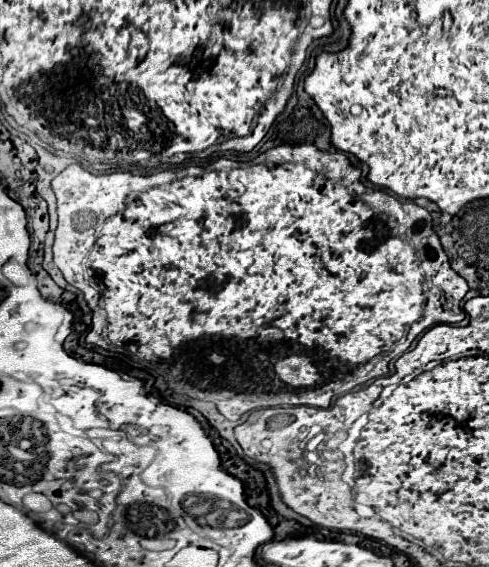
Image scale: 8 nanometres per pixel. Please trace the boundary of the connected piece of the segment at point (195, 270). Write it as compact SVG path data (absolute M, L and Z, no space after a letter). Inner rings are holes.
M279 145L279 147L269 149L257 161L251 161L251 163L217 159L209 167L187 167L183 171L159 171L155 175L133 175L133 173L93 175L87 169L83 169L81 165L69 165L51 181L51 189L57 195L57 213L59 213L59 227L55 231L55 245L53 245L53 263L61 269L61 273L65 275L69 285L73 285L85 293L85 301L89 303L91 311L97 311L103 305L103 309L107 313L105 335L107 335L109 343L103 337L103 329L89 331L87 343L101 347L101 349L111 349L111 345L125 349L137 361L153 365L153 371L157 375L161 375L173 391L189 395L193 399L215 403L217 409L221 411L221 415L225 415L229 421L237 421L243 413L253 411L253 409L279 407L279 405L287 403L285 383L281 383L279 377L273 377L277 383L273 389L283 387L283 391L273 391L271 387L257 389L257 373L253 371L255 367L273 365L273 373L275 373L275 357L279 361L279 351L283 351L283 357L287 357L287 355L311 357L315 361L315 367L321 373L321 383L349 381L349 379L357 381L359 375L363 375L363 371L367 371L367 367L371 367L371 363L375 363L375 359L379 359L379 355L385 355L385 353L387 353L387 373L389 373L389 363L393 359L397 359L401 353L405 353L409 349L409 345L415 341L415 337L419 333L427 331L433 323L459 323L465 319L465 313L461 311L461 299L467 293L467 281L457 271L451 269L449 257L445 255L445 251L439 243L439 237L433 231L433 225L431 225L433 219L431 219L429 211L419 207L417 203L399 201L397 197L393 197L385 191L363 185L361 169L355 167L351 163L351 159L341 151L321 151L321 149L315 149L313 145L295 145L295 147ZM251 319L271 319L271 323L267 323L267 327L255 327L255 335L251 335L251 339L243 339L243 335L245 335L245 333L241 333L243 329L239 329L239 335L237 333L231 333L231 335L219 333L219 331L235 331L235 329L227 329L227 327L245 327L243 321L251 321ZM175 327L177 327L181 339L193 339L193 341L179 343L179 337L175 335L177 333ZM221 339L227 339L225 341L227 347L219 345L219 343L223 343Z

